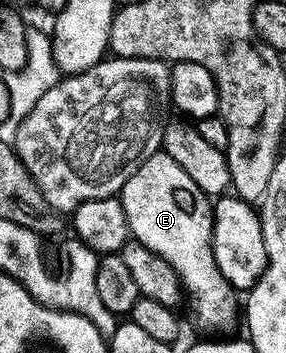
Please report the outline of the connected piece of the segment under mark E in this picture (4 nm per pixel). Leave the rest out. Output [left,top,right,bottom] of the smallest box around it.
[119,153,239,331]

